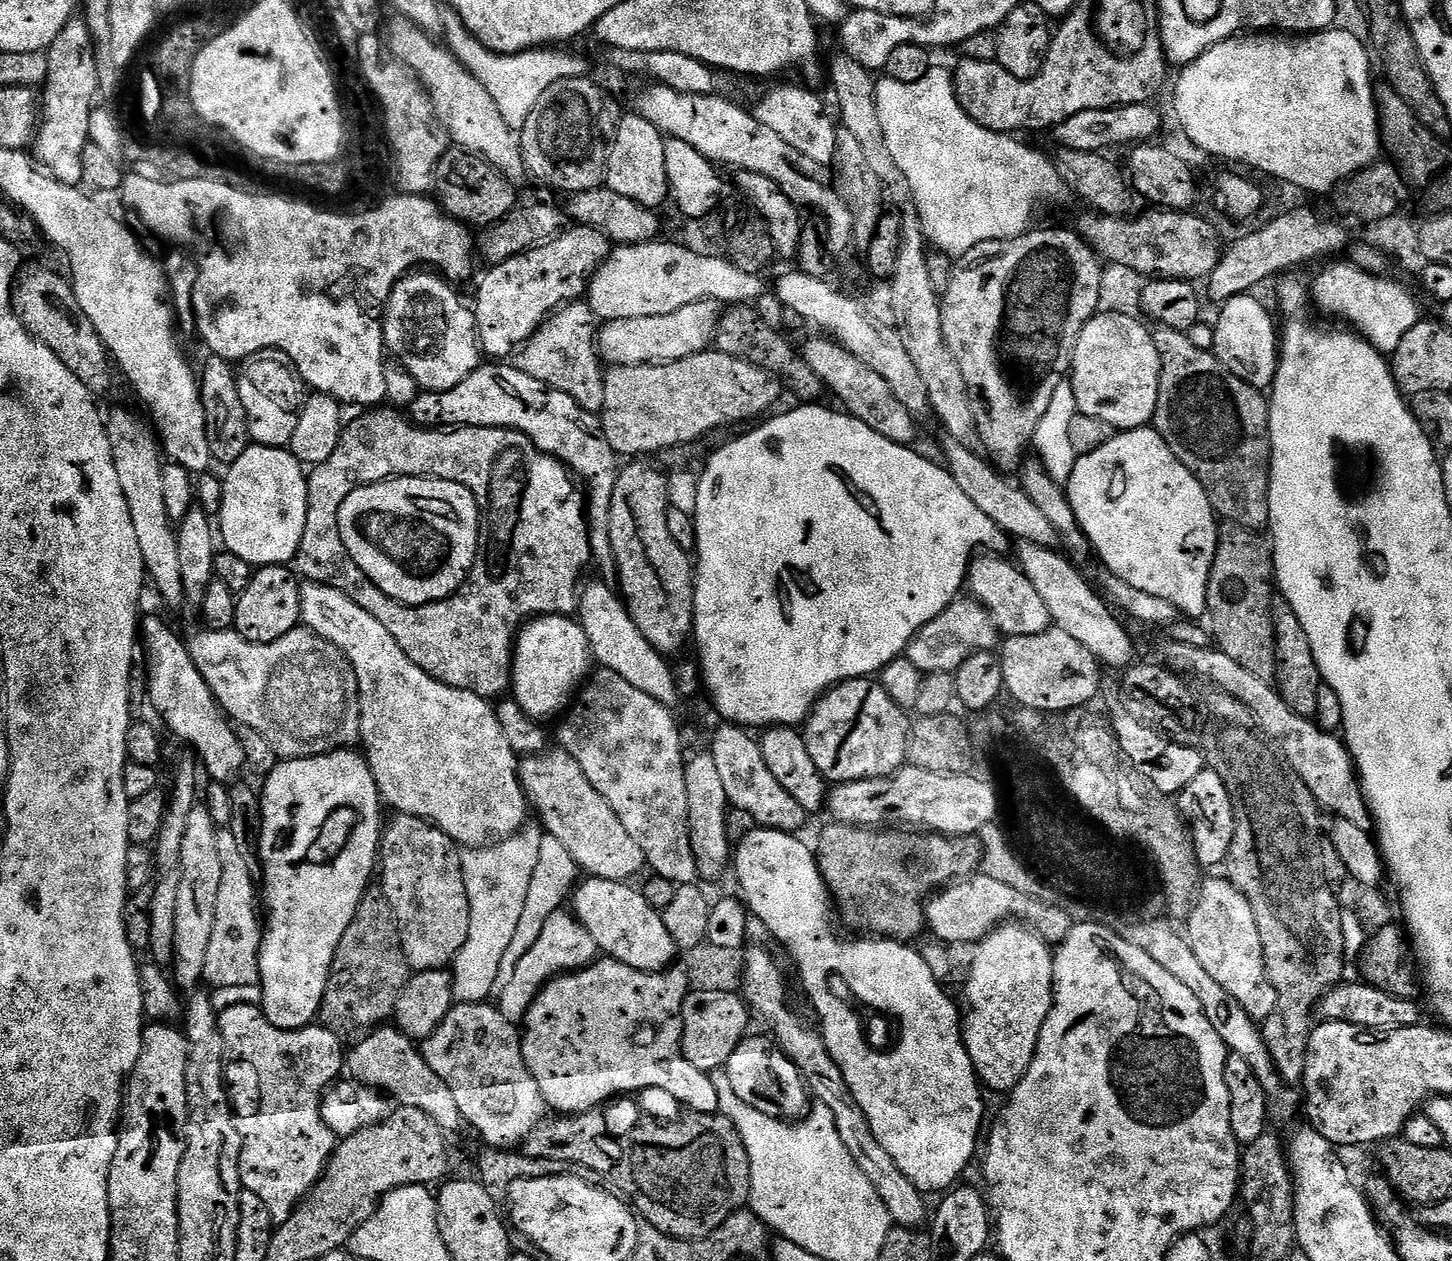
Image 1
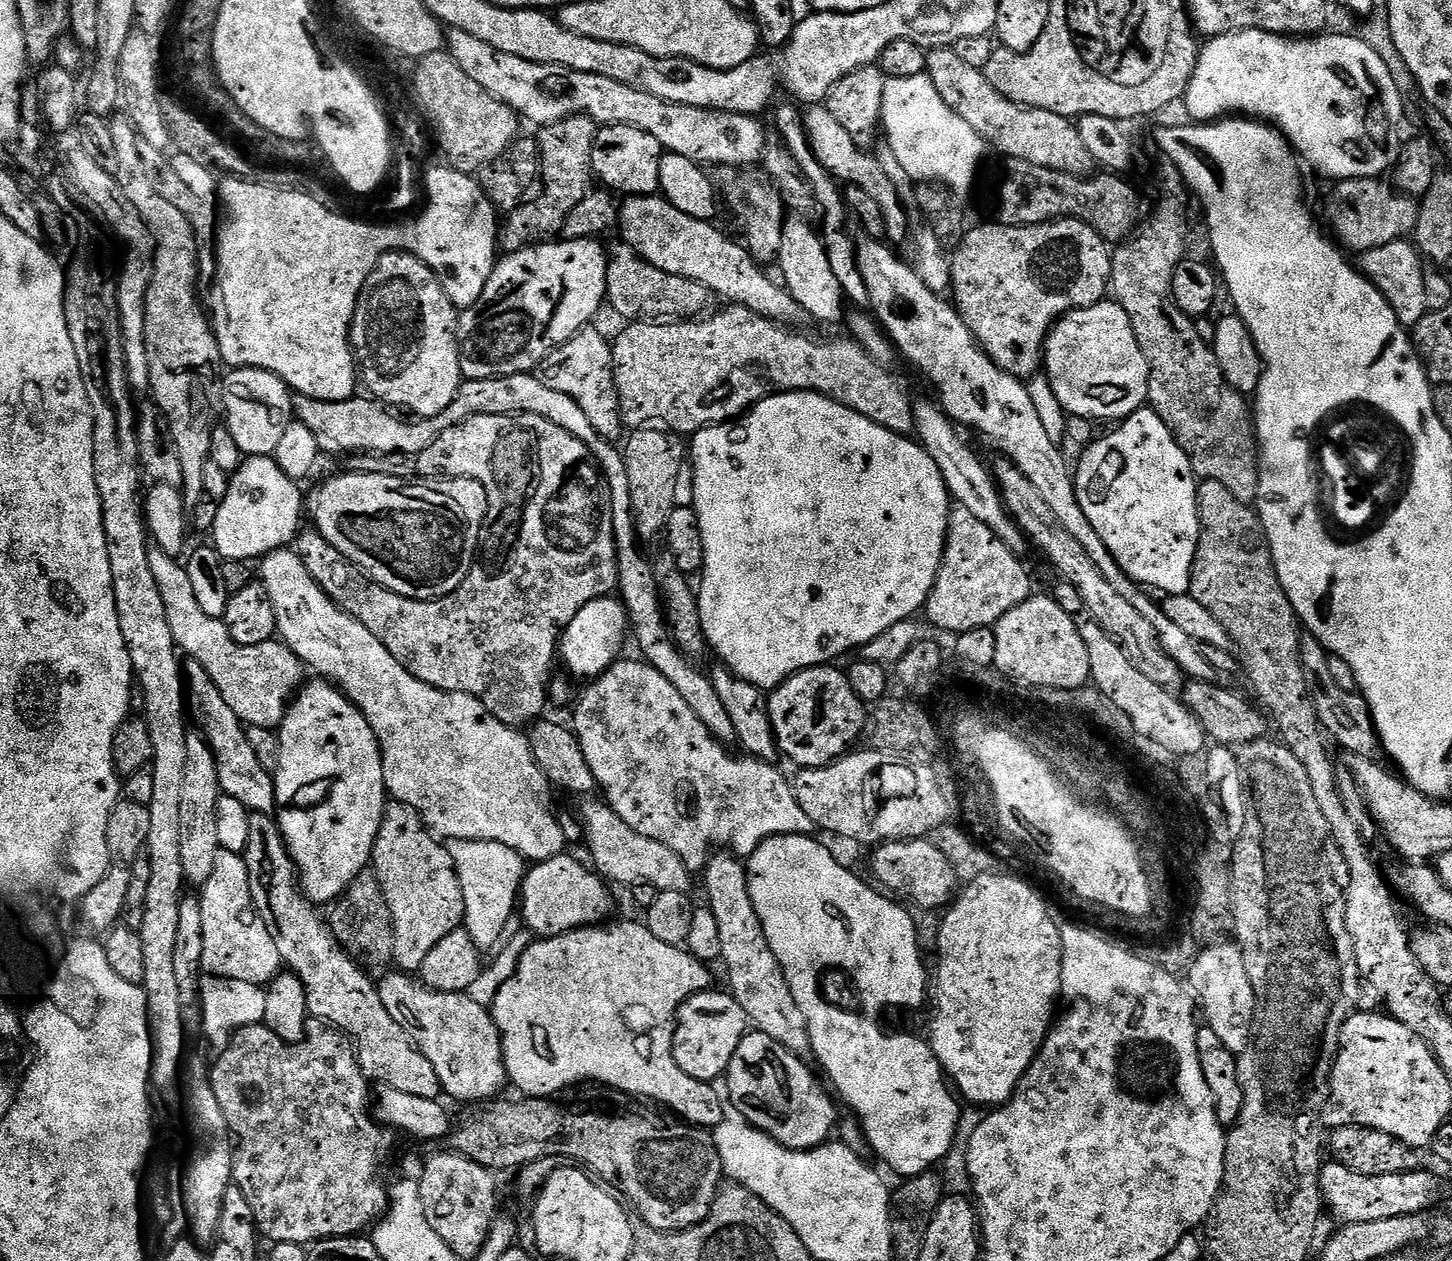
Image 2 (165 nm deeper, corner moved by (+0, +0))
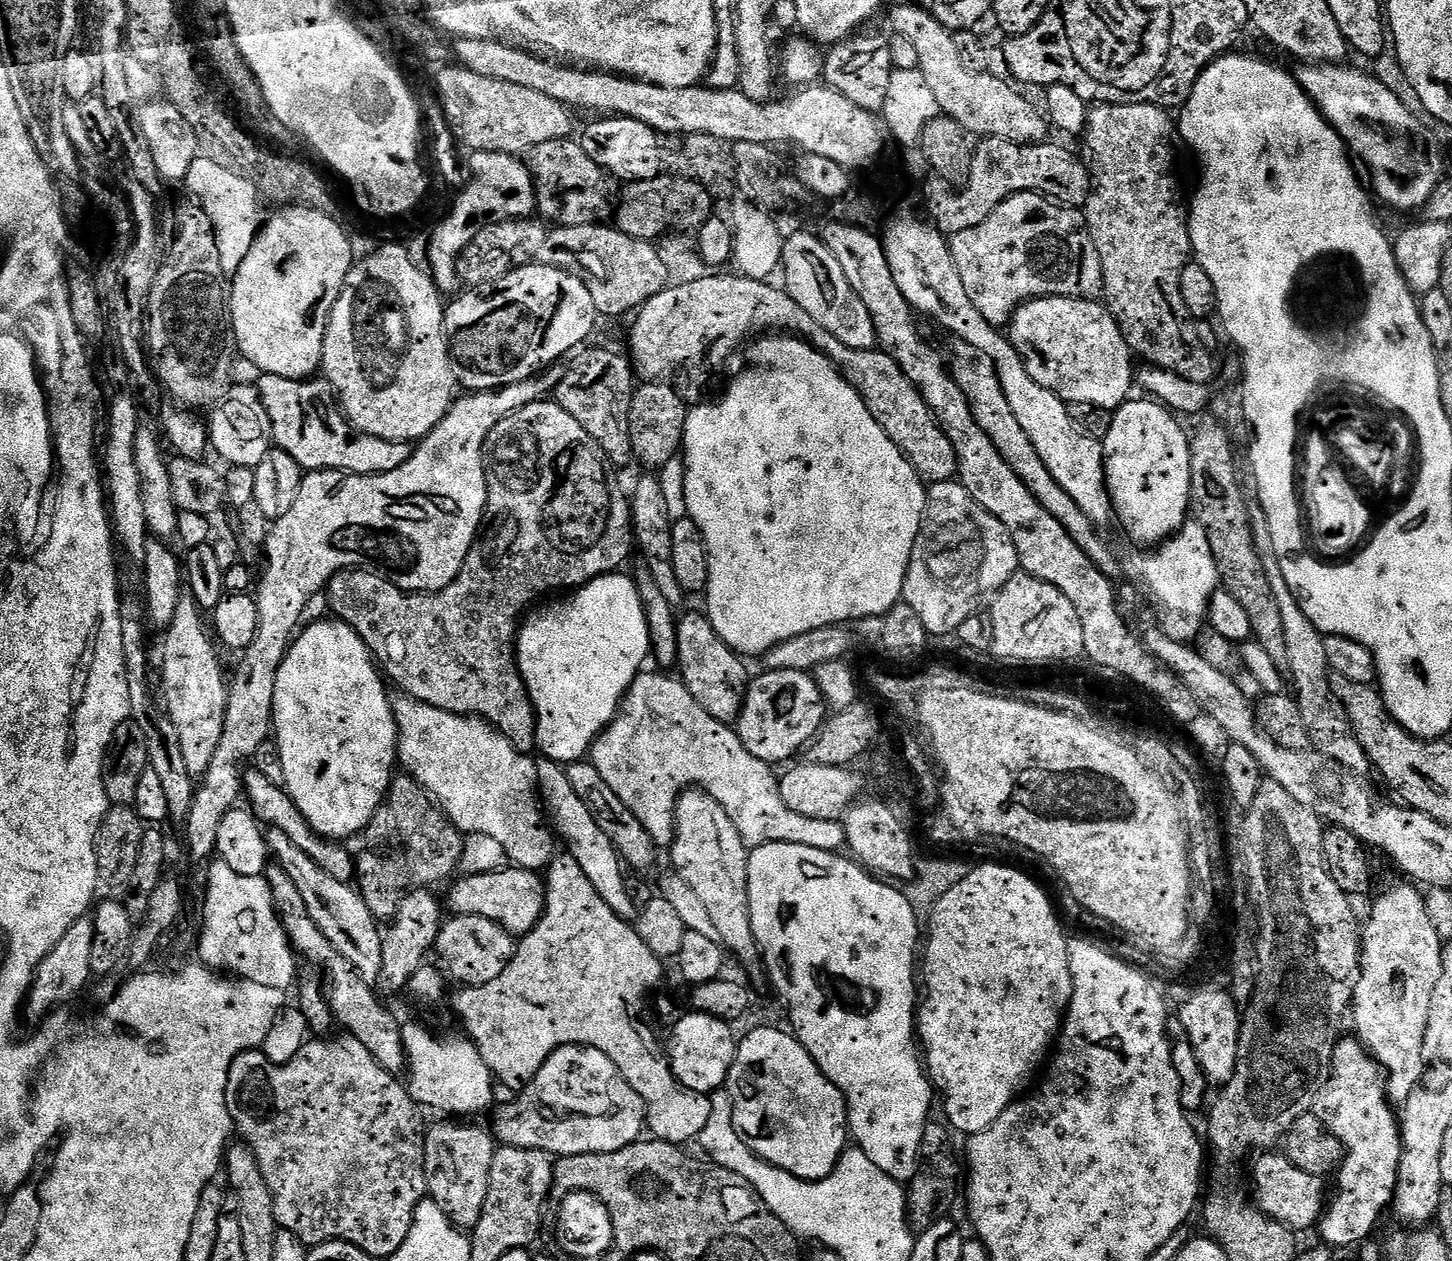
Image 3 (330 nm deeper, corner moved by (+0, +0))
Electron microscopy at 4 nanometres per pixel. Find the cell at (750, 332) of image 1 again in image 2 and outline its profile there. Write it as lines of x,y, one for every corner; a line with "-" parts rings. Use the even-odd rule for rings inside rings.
617,242
607,249
607,254
606,300
624,322
675,322
700,318
713,307
714,293
702,286
702,282
658,270
653,264
647,264
629,244

